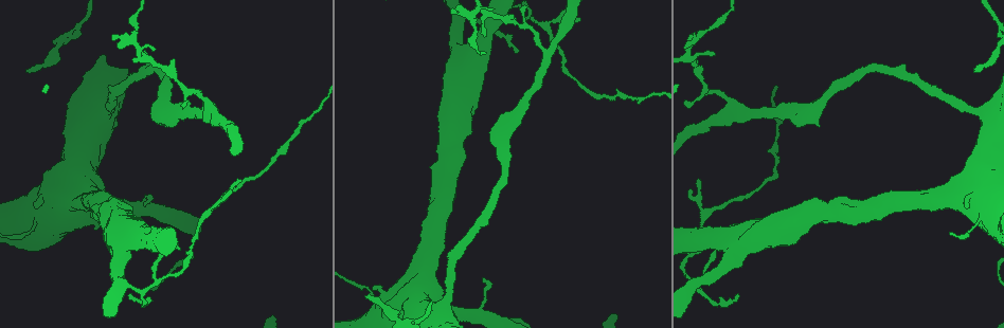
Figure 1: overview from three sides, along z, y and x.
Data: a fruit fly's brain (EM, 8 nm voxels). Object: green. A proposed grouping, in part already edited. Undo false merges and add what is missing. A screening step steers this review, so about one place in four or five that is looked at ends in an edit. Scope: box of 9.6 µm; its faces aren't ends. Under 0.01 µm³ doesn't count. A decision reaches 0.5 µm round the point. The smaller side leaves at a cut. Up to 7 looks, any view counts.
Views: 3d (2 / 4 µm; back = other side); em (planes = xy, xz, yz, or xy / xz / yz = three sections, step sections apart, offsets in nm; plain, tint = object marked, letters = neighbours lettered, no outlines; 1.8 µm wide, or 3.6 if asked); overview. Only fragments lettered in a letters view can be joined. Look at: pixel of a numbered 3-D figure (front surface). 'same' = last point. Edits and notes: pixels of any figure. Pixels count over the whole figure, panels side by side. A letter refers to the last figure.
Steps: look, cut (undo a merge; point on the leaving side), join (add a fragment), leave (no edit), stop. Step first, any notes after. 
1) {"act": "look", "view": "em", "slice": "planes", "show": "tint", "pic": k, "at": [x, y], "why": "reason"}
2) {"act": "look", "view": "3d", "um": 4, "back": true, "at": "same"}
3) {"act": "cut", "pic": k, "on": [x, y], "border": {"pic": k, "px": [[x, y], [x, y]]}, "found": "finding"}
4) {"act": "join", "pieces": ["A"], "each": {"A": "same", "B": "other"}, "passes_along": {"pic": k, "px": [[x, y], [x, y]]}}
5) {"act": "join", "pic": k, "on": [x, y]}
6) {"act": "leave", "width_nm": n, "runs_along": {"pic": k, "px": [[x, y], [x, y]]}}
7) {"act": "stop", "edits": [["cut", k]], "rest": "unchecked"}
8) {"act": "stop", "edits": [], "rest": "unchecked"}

{"act": "look", "view": "em", "slice": "planes", "show": "tint", "pic": 1, "at": [699, 290], "why": "abrupt turn"}

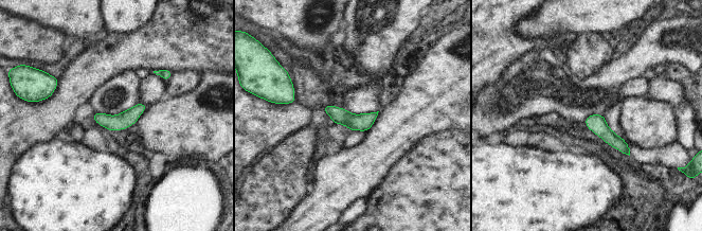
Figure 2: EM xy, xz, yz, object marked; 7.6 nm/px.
{"act": "look", "view": "em", "slice": "planes", "show": "letters", "at": "same", "why": "see the neighbours"}

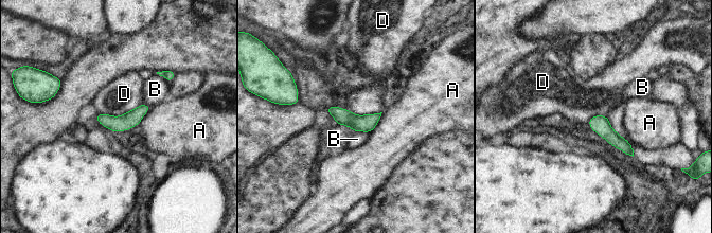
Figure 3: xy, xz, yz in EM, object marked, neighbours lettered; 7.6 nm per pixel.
{"act": "leave", "each": {"A": "other", "B": "other", "D": "other"}, "found": "one cell here"}

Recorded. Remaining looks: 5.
{"act": "look", "view": "3d", "um": 4, "pic": 1, "at": [205, 216], "why": "three-way junction"}

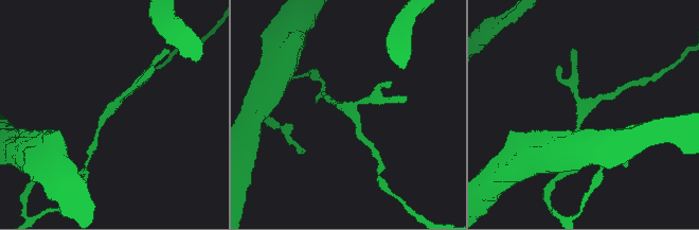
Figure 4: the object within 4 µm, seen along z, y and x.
{"act": "look", "view": "em", "slice": "planes", "show": "plain", "pic": 4, "at": [348, 109], "arms": 3}

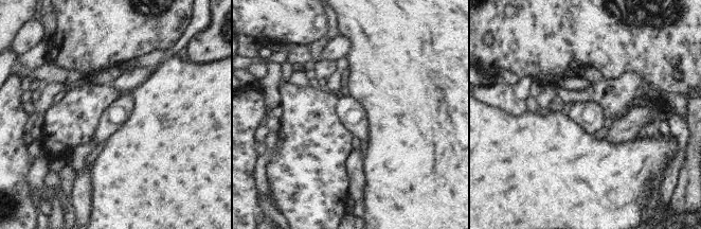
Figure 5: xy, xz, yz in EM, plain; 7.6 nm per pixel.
{"act": "look", "view": "em", "slice": "planes", "show": "letters", "at": "same", "why": "what lies round it"}

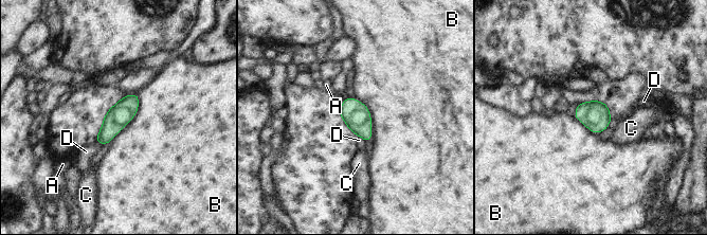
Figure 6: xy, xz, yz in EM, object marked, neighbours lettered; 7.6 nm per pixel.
{"act": "leave", "longest_contact_nm": ["B", 440], "each": {"A": "other", "B": "other", "C": "other", "D": "other"}, "border": {"pic": 6, "px": [[136, 92], [134, 116], [109, 142]]}, "found": "continuous, no second cell"}

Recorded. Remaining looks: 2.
{"act": "stop", "edits": [], "rest": "unchecked"}

